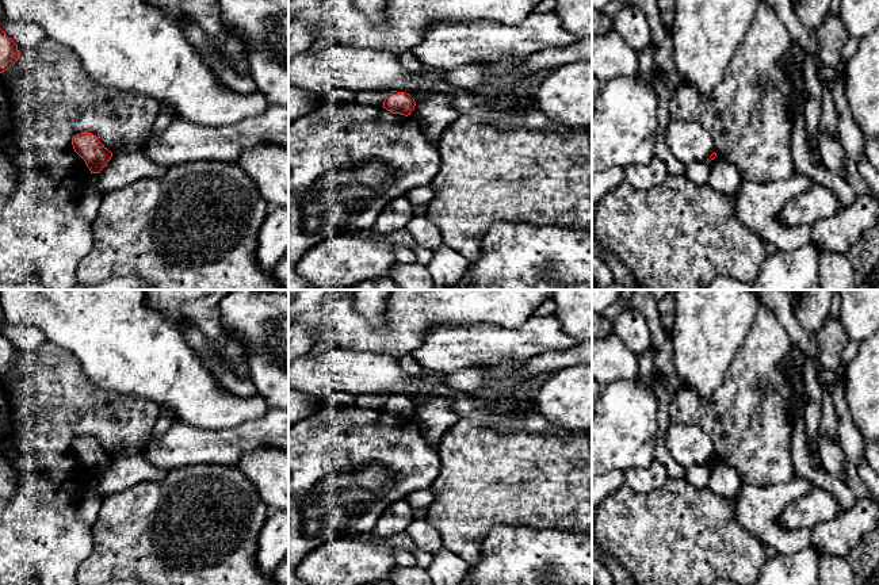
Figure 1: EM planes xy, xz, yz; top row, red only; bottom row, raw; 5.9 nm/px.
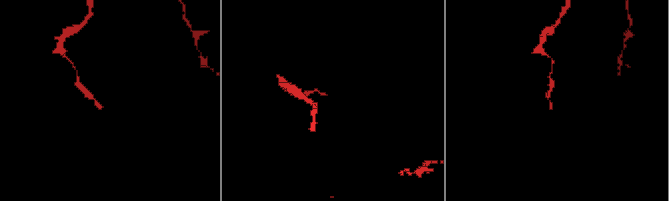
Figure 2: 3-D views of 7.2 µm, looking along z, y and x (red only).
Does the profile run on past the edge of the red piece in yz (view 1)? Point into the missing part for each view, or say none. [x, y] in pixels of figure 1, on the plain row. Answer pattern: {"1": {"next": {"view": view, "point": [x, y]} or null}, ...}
{"1": {"next": null}}

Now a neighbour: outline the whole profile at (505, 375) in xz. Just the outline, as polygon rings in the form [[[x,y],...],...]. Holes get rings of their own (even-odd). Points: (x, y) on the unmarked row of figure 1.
[[[512,359],[492,366],[478,366],[478,368],[486,370],[490,376],[481,393],[485,394],[486,389],[496,391],[500,395],[496,408],[502,413],[536,410],[535,397],[543,375],[530,376],[524,374],[523,367],[527,364],[527,360]],[[528,379],[534,382],[530,390],[523,393],[512,391],[515,386]]]

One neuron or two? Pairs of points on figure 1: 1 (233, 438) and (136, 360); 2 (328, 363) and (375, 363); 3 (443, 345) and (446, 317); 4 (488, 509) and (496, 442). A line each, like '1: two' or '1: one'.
1: two
2: one
3: two
4: one

